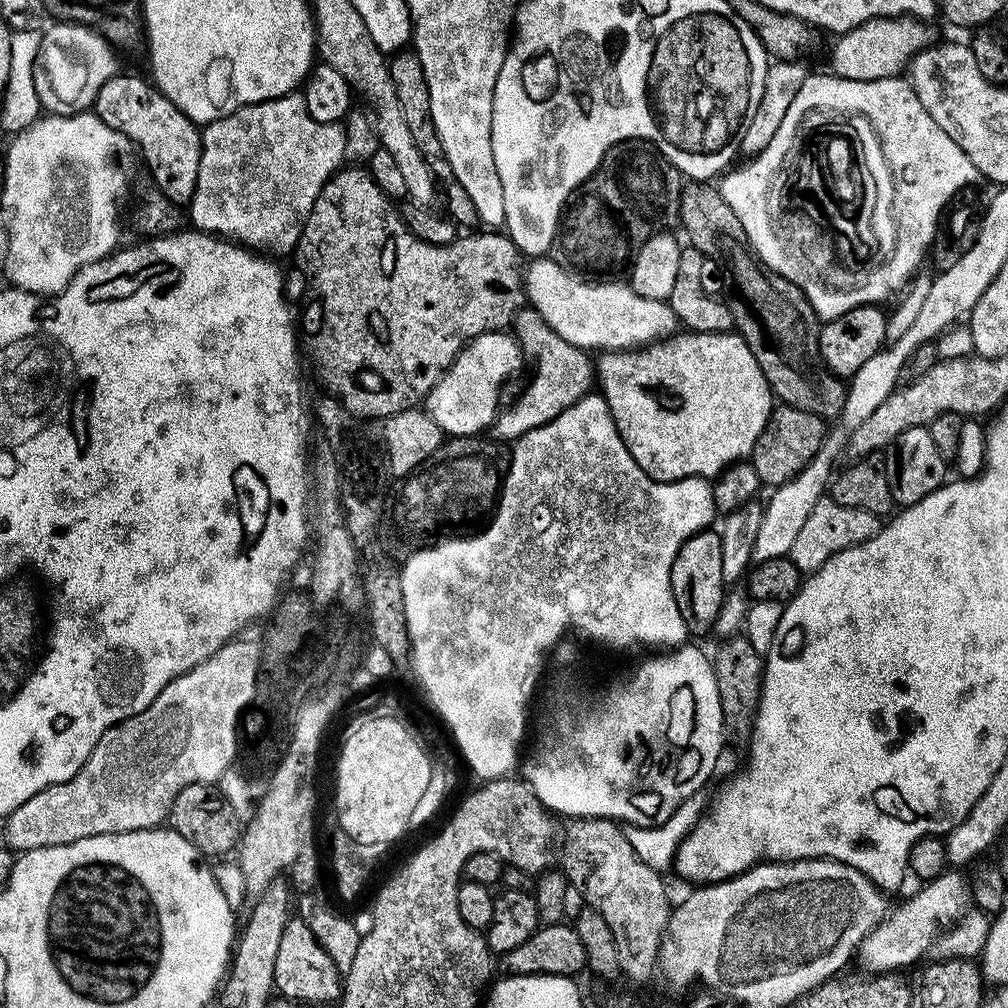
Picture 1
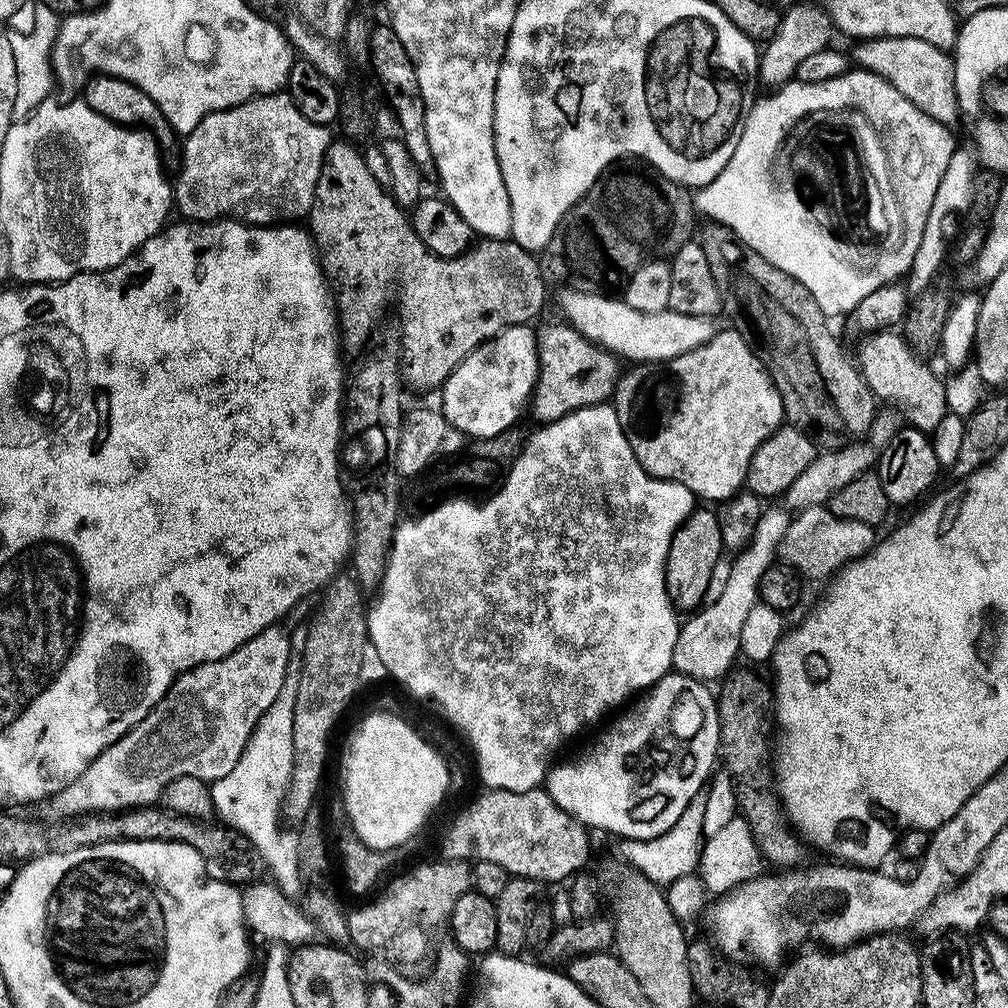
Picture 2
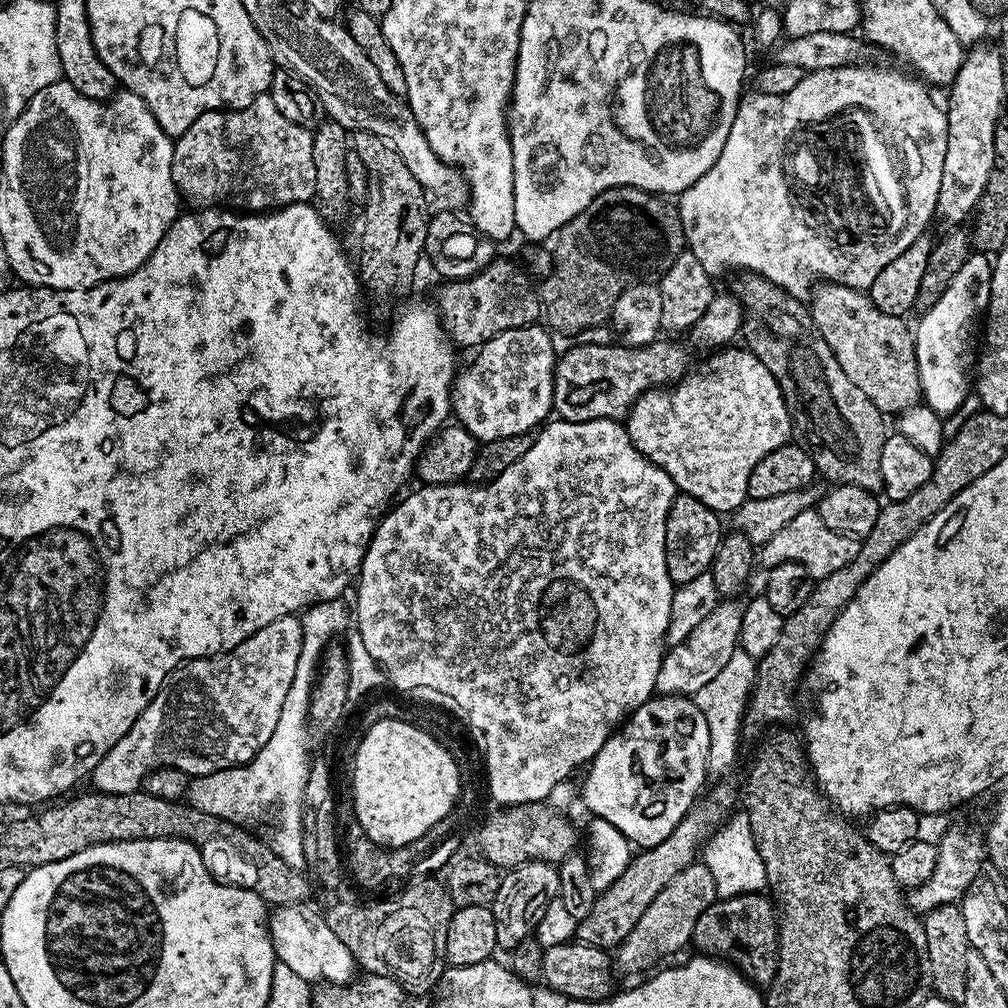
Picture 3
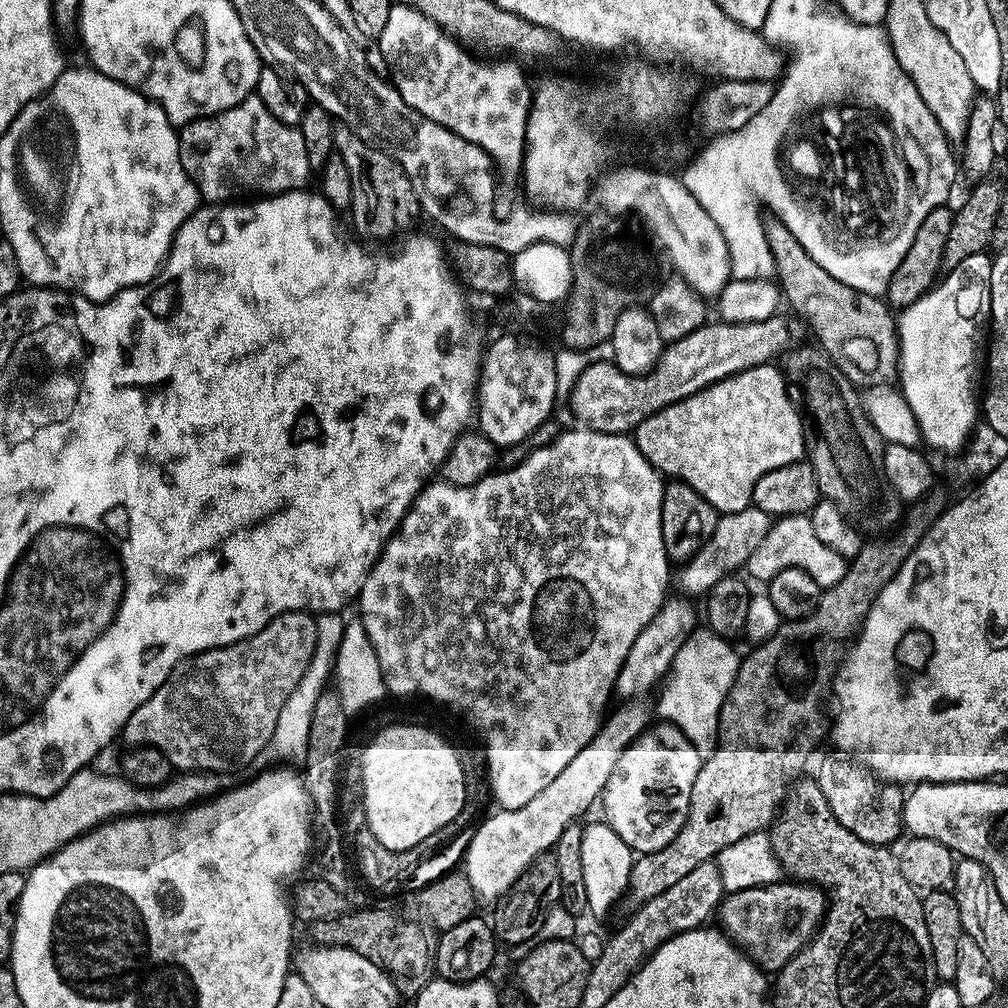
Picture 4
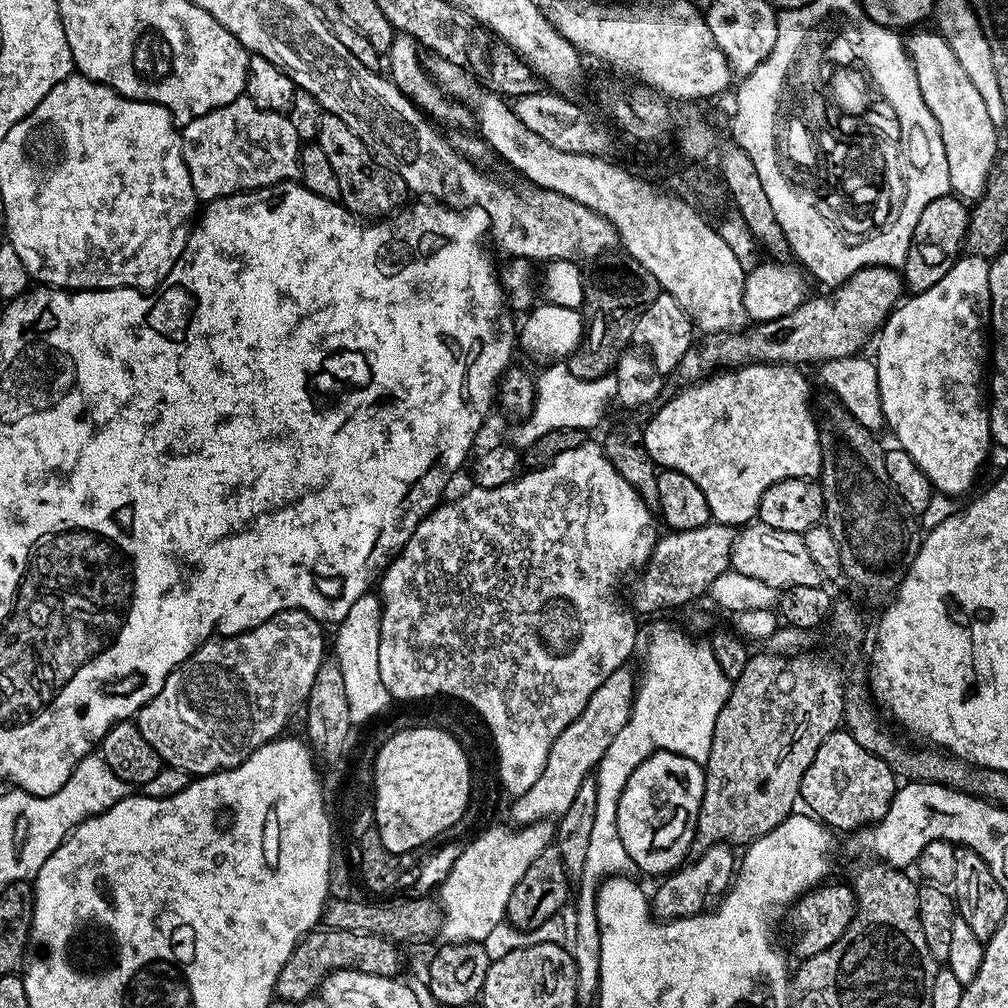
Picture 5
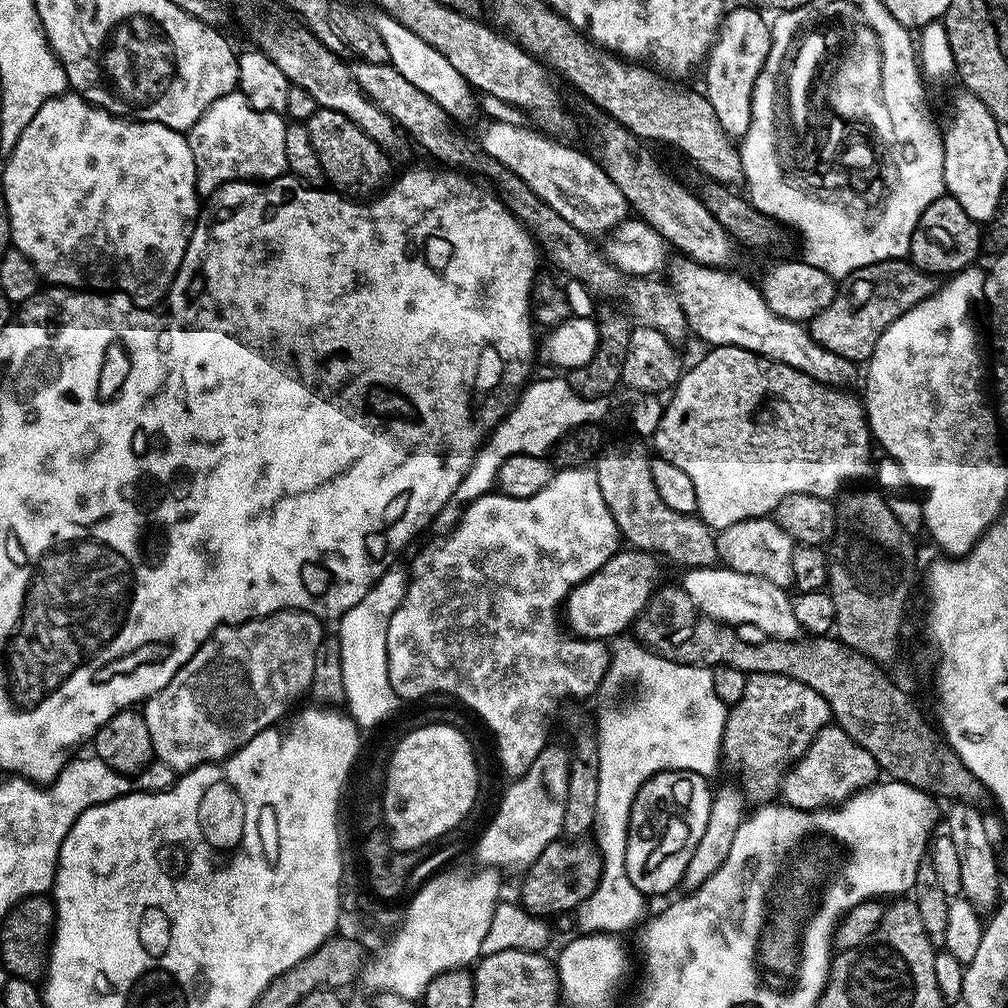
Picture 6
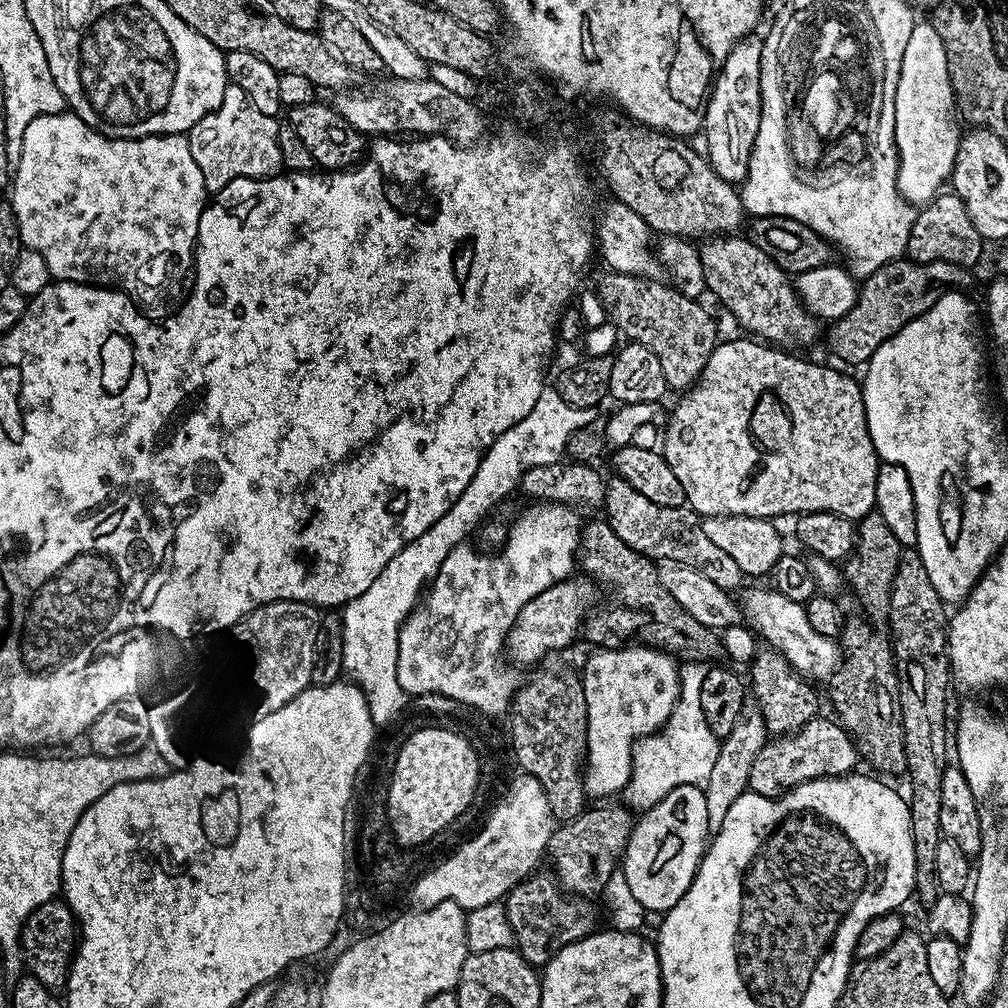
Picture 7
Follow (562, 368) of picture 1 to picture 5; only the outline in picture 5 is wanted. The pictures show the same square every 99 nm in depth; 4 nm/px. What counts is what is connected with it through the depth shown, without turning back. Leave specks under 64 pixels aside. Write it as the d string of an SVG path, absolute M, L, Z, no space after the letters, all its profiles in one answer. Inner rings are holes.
M875 264L872 268L858 270L850 279L829 292L832 292L829 296L816 296L813 300L812 297L805 299L804 303L798 306L798 310L794 310L782 318L757 323L753 332L739 330L705 335L704 341L701 344L699 341L698 347L686 354L686 358L678 369L679 375L684 375L685 381L696 382L705 374L712 374L717 370L735 370L746 364L790 364L793 366L812 364L812 366L818 366L826 360L857 355L861 351L860 347L867 342L868 335L872 331L873 335L888 319L893 308L901 303L906 292L906 285L903 275L897 269Z

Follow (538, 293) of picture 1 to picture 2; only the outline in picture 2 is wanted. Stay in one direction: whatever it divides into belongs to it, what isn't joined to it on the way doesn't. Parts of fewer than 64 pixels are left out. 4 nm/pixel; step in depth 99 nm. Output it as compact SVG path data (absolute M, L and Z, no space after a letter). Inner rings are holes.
M564 290L561 291L560 308L564 311L563 319L576 331L581 332L585 338L605 348L607 352L615 354L628 362L663 362L678 358L678 354L686 354L690 350L698 350L698 346L706 346L710 338L714 338L718 331L717 322L710 316L698 314L678 314L671 310L662 312L643 312L634 310L622 298L616 300L612 296L599 296L596 290Z

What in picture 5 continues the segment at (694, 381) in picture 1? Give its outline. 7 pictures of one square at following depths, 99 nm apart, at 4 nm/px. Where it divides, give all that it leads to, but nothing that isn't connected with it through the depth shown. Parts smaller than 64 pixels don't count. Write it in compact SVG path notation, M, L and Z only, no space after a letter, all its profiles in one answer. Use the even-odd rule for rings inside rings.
M746 364L735 370L720 370L699 382L689 383L688 388L681 390L677 396L672 396L668 401L655 409L656 413L648 420L648 425L643 425L644 446L649 451L649 456L656 466L664 470L678 470L686 474L698 485L698 490L706 494L706 502L710 506L712 520L718 524L731 524L733 526L744 526L757 519L756 511L762 502L762 494L774 482L782 482L786 478L816 478L819 477L820 467L824 461L824 451L820 445L821 425L816 425L812 417L812 388L808 380L803 376L799 367L790 364Z

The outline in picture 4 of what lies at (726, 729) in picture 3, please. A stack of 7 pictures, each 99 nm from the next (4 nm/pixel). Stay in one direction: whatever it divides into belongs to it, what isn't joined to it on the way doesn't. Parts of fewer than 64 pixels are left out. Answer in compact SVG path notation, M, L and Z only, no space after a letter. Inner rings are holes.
M696 627L678 650L666 680L668 685L660 692L660 701L656 704L659 719L682 729L695 748L711 750L716 747L720 711L737 678L742 659L732 647L710 628Z

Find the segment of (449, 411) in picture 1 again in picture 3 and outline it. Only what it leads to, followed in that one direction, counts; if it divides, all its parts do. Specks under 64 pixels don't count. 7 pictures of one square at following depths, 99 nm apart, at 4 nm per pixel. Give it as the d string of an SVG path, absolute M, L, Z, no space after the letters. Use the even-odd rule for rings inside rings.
M539 323L506 330L479 345L472 365L455 377L451 411L477 442L531 433L549 419L558 359L551 335L553 333Z

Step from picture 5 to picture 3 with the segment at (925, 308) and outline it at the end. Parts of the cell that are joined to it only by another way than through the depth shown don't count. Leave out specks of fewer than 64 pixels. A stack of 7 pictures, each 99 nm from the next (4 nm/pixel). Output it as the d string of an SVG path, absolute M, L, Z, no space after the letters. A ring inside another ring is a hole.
M969 255L962 270L958 270L958 274L954 274L954 282L950 282L950 286L946 286L946 294L942 294L942 298L938 298L938 302L934 302L934 306L919 317L920 325L915 325L914 328L922 400L941 418L950 417L962 406L963 400L969 396L970 373L973 371L974 361L978 356L975 340L976 336L978 340L978 329L981 327L982 317L987 313L988 299L992 289L992 265L993 261L987 255Z

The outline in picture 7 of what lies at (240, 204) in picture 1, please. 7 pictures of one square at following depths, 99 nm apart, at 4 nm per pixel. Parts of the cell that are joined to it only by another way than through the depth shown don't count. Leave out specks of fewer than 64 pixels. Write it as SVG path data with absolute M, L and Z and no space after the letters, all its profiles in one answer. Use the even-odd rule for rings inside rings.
M229 83L224 97L215 112L208 112L188 133L190 154L202 170L204 187L209 193L222 191L231 180L238 178L267 178L275 176L283 169L282 151L278 142L279 123L277 117L262 114L238 90Z

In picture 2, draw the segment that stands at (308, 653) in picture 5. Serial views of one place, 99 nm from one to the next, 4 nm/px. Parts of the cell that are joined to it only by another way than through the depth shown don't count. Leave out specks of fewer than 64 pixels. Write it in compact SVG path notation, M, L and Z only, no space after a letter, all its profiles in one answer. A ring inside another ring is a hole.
M280 626L259 632L250 642L238 646L226 658L197 664L190 671L182 673L173 680L164 695L142 722L138 722L118 742L114 742L74 782L70 782L54 797L56 812L60 816L79 818L87 813L119 812L123 809L144 808L155 805L163 797L164 787L174 778L189 776L199 780L213 781L230 774L234 762L242 754L252 737L256 723L274 706L278 690L290 671L288 659L292 656L292 640L280 629Z

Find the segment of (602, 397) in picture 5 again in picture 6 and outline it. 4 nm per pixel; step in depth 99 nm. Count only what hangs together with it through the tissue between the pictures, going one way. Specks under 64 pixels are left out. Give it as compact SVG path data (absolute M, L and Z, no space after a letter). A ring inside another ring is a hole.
M533 379L521 391L512 409L492 429L490 435L476 451L476 457L472 460L470 470L466 470L458 490L454 490L447 506L436 515L434 528L437 528L437 533L451 532L452 527L460 520L462 506L467 506L470 502L489 495L496 488L498 466L502 466L502 462L506 462L506 458L510 458L514 454L544 456L552 445L558 443L567 432L580 424L603 421L603 416L608 412L607 399L587 400L585 396L579 396L568 385L567 379L535 380Z

